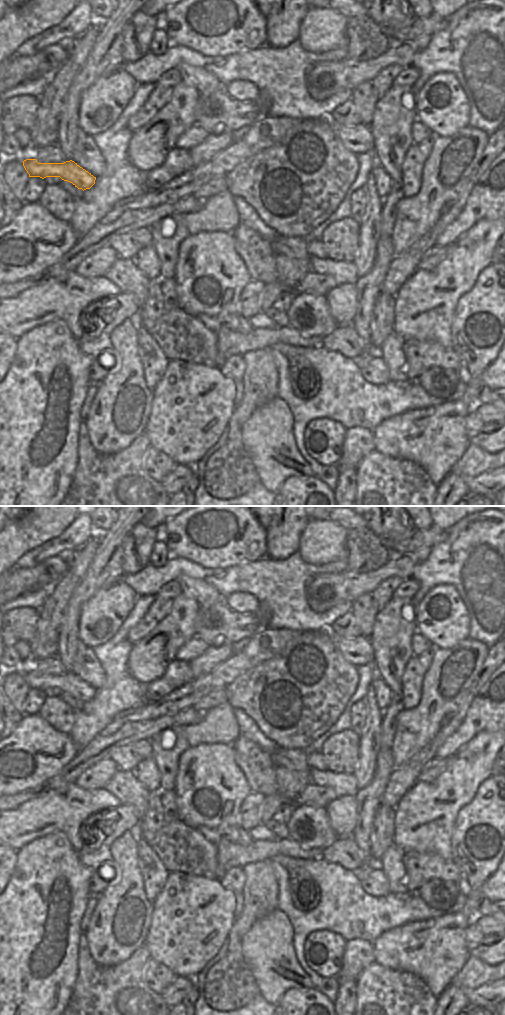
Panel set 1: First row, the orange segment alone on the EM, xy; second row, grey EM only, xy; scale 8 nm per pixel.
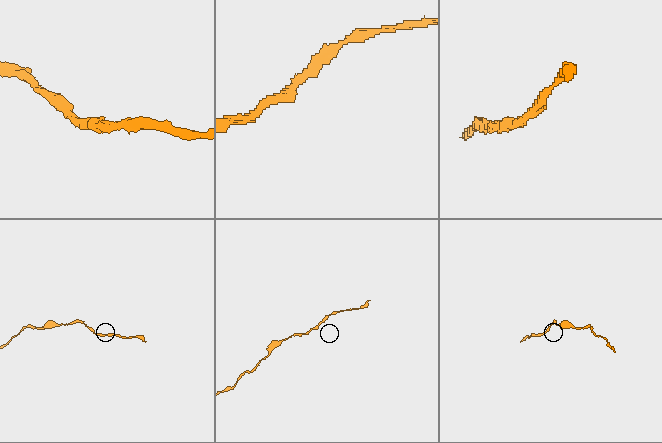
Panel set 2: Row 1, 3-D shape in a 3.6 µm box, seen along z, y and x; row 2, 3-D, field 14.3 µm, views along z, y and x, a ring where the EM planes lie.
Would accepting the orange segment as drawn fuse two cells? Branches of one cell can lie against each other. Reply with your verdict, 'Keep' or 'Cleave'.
Keep.

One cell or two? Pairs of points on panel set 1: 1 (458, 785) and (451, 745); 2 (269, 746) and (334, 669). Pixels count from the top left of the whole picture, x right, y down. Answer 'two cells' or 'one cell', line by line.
1: two cells
2: two cells

